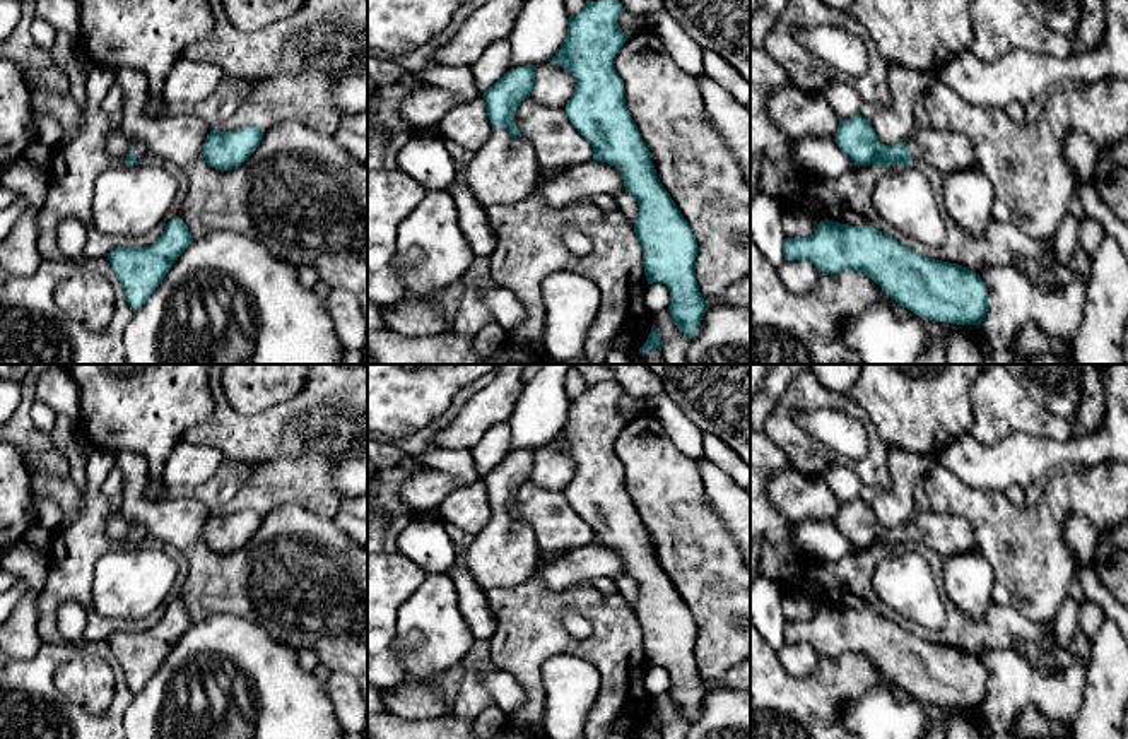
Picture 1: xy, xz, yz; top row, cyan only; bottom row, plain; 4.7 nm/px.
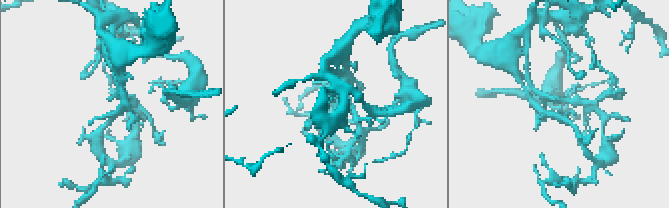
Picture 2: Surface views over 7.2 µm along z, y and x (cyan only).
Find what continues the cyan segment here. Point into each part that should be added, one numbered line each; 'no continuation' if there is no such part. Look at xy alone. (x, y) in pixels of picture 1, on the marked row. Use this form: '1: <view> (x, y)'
1: xy (118, 146)

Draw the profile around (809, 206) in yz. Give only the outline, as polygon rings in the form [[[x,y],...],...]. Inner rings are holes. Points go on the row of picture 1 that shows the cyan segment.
[[[808,193],[803,195],[802,202],[795,207],[795,210],[803,212],[815,222],[820,222],[825,219],[824,204],[810,197]]]

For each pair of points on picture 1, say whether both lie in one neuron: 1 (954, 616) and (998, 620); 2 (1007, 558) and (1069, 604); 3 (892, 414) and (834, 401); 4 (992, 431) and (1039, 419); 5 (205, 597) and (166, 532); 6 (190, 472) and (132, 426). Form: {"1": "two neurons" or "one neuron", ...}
{"1": "one neuron", "2": "two neurons", "3": "two neurons", "4": "one neuron", "5": "one neuron", "6": "two neurons"}

